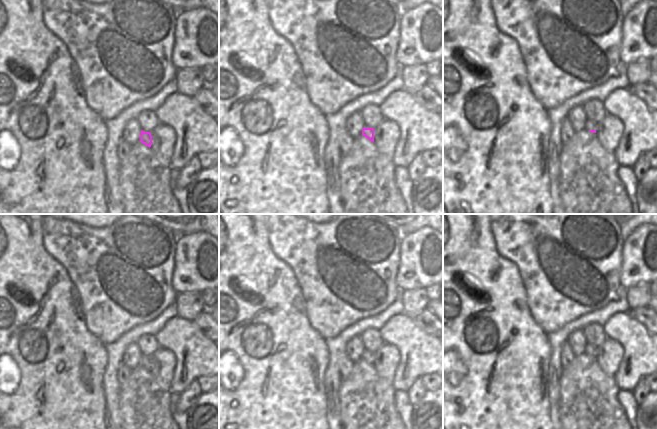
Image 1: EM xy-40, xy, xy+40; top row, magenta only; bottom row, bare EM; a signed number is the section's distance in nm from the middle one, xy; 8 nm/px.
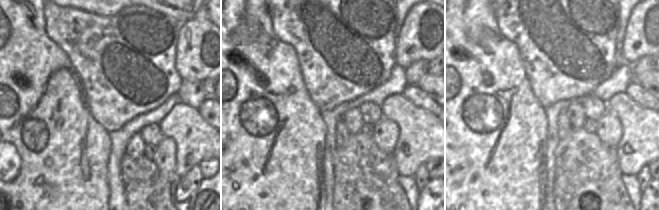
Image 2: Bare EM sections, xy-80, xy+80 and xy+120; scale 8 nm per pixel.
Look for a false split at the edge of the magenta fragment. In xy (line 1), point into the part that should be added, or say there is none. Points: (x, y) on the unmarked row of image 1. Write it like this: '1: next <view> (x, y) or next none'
1: next none

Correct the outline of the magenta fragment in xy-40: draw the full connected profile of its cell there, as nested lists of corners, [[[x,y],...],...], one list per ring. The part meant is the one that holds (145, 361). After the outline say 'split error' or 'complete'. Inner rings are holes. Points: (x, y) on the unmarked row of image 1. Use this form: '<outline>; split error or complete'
[[[141,355],[140,357],[140,366],[148,370],[149,372],[152,369],[152,359],[150,356]]]; complete

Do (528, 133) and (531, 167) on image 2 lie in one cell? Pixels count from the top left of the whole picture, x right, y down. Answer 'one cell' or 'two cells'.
one cell

